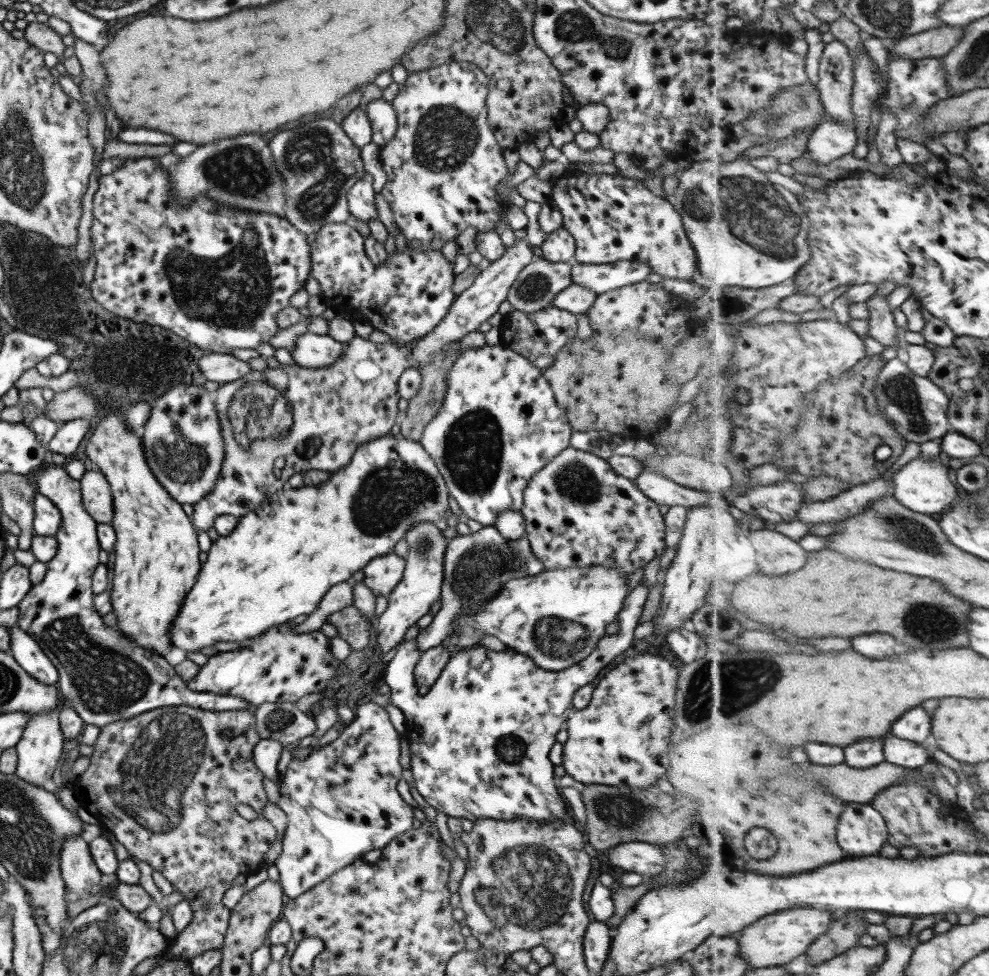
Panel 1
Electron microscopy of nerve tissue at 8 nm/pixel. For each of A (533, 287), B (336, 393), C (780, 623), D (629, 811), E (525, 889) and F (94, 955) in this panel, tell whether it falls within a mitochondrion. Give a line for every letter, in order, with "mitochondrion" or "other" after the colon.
A: mitochondrion
B: other
C: other
D: mitochondrion
E: mitochondrion
F: mitochondrion

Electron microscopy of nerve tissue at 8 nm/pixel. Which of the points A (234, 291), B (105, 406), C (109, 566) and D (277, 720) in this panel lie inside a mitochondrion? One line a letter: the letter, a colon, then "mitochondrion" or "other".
A: mitochondrion
B: other
C: other
D: mitochondrion

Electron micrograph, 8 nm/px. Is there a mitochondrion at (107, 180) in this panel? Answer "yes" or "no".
no

